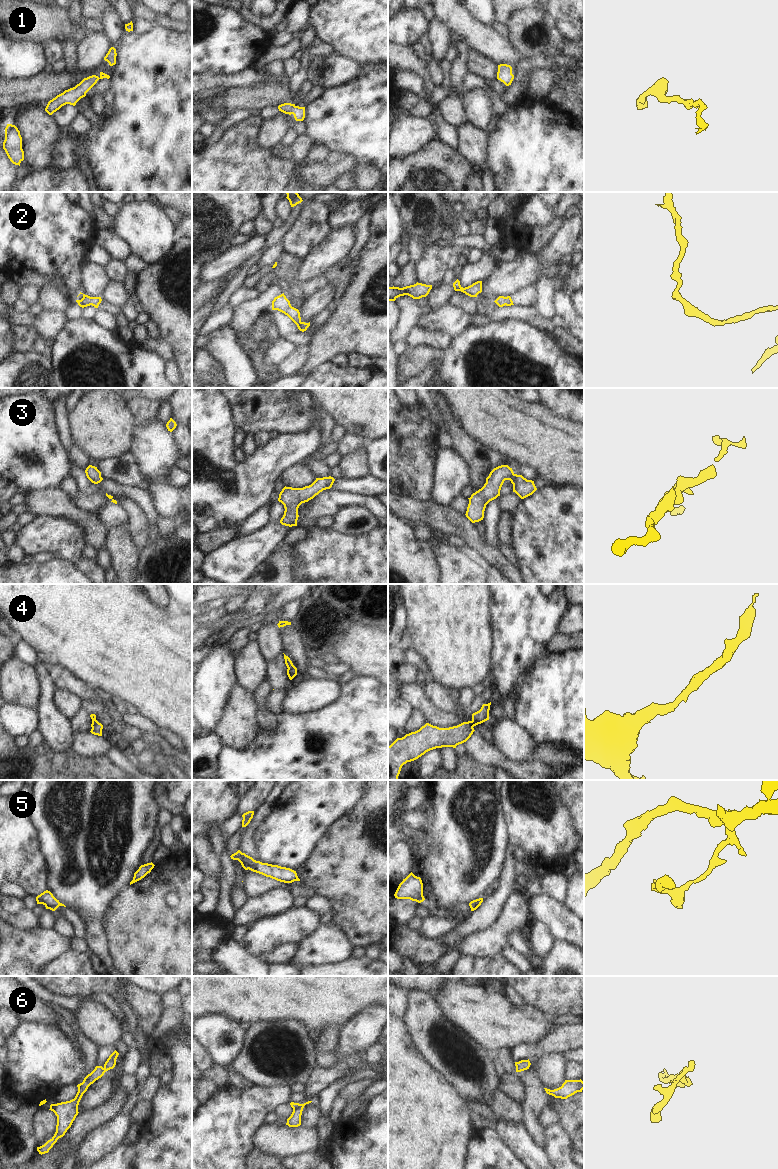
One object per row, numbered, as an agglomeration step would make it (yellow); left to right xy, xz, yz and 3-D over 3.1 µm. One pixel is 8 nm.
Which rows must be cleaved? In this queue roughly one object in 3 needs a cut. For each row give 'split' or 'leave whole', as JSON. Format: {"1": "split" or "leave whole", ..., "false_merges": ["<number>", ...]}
{"1": "leave whole", "2": "leave whole", "3": "leave whole", "4": "leave whole", "5": "leave whole", "6": "split", "false_merges": ["6"]}

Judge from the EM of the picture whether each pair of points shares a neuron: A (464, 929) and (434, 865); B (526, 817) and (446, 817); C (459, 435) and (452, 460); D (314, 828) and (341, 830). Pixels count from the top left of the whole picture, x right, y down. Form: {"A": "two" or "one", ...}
{"A": "two", "B": "two", "C": "two", "D": "two"}

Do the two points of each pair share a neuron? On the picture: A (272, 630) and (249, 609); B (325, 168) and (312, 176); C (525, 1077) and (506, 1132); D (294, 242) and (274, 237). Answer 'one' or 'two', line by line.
A: two
B: one
C: two
D: two

